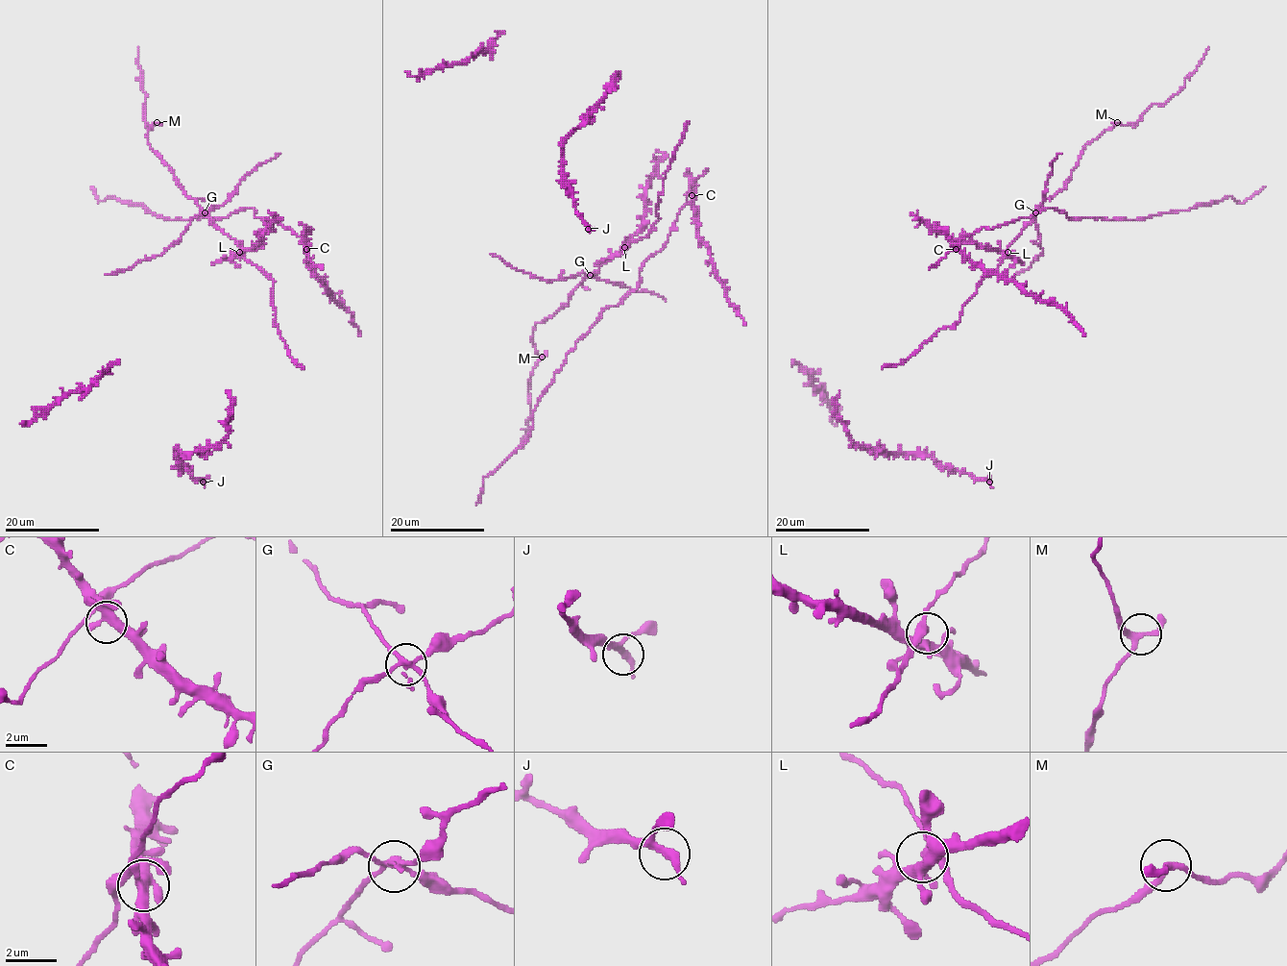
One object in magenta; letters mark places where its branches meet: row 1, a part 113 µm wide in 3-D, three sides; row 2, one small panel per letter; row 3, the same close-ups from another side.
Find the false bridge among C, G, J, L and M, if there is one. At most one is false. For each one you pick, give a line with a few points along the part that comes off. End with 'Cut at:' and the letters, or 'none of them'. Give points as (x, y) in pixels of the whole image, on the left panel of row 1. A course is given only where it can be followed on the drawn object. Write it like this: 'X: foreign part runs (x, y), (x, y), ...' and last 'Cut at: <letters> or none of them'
G: foreign part runs (205, 212), (196, 217), (179, 240), (161, 254), (116, 274), (106, 275)
Cut at: G

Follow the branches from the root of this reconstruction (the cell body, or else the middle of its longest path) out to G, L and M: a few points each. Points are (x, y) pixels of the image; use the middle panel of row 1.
G: (653, 225), (645, 236), (633, 240), (590, 275)
L: (653, 225), (645, 236), (633, 240), (624, 247)
M: (653, 225), (645, 236), (633, 240), (589, 275), (554, 314), (536, 324), (531, 341), (536, 353), (542, 357)

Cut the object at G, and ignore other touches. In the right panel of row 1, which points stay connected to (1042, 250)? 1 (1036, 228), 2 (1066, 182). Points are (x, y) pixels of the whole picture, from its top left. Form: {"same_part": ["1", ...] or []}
{"same_part": ["1"]}

